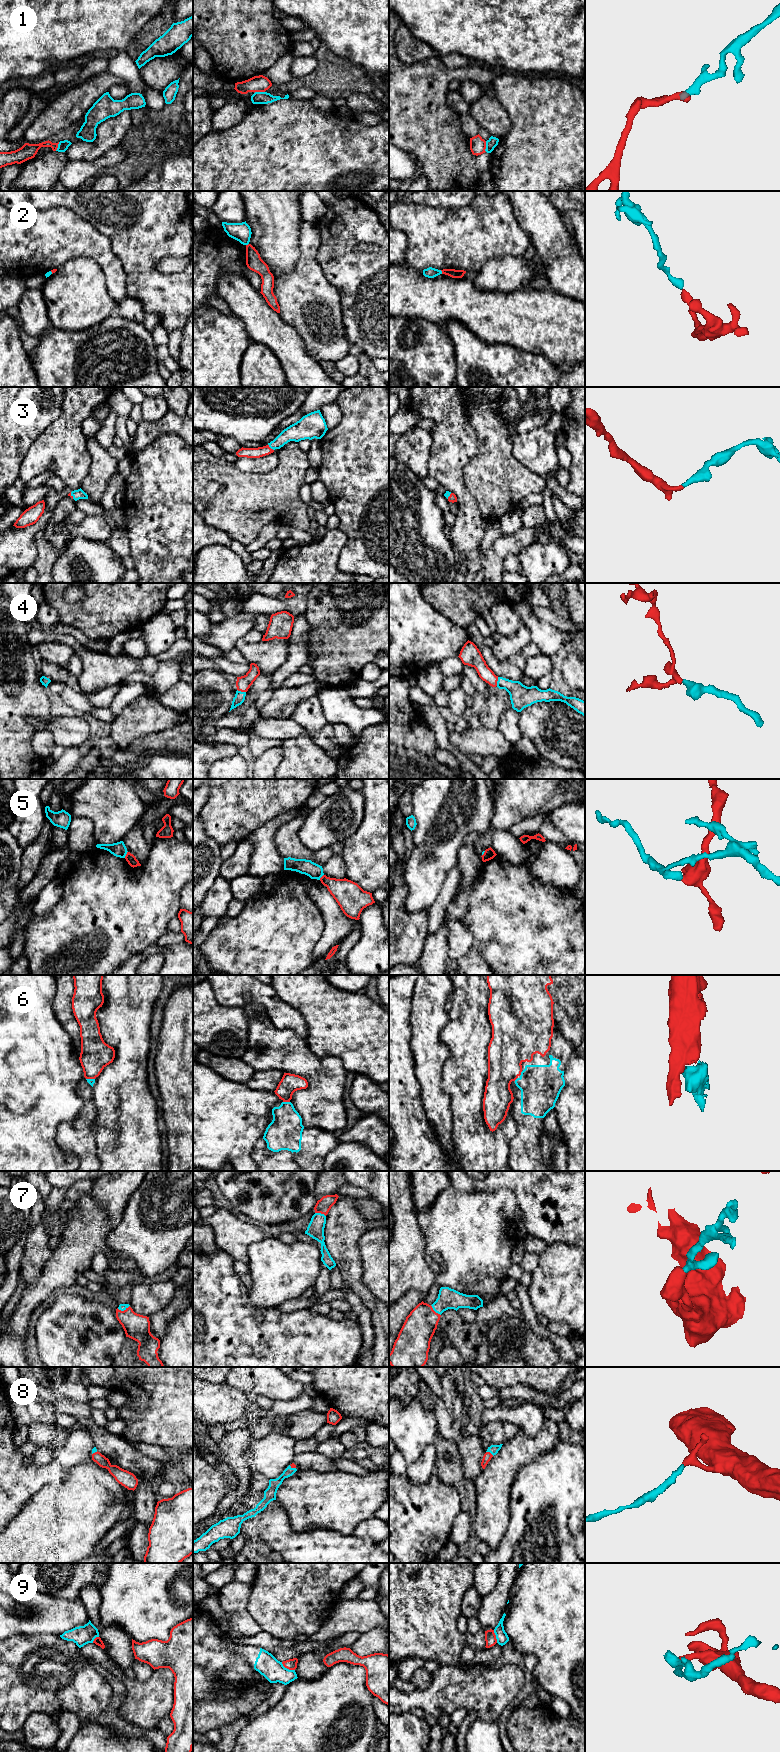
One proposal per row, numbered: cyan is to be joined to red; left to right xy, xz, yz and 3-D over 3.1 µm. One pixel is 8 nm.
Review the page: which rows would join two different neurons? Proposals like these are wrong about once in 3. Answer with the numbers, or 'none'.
1, 2, 5, 9

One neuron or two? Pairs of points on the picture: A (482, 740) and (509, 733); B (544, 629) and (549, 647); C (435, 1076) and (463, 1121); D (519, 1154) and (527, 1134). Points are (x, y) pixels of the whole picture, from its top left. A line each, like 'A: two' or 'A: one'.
A: two
B: one
C: two
D: one

